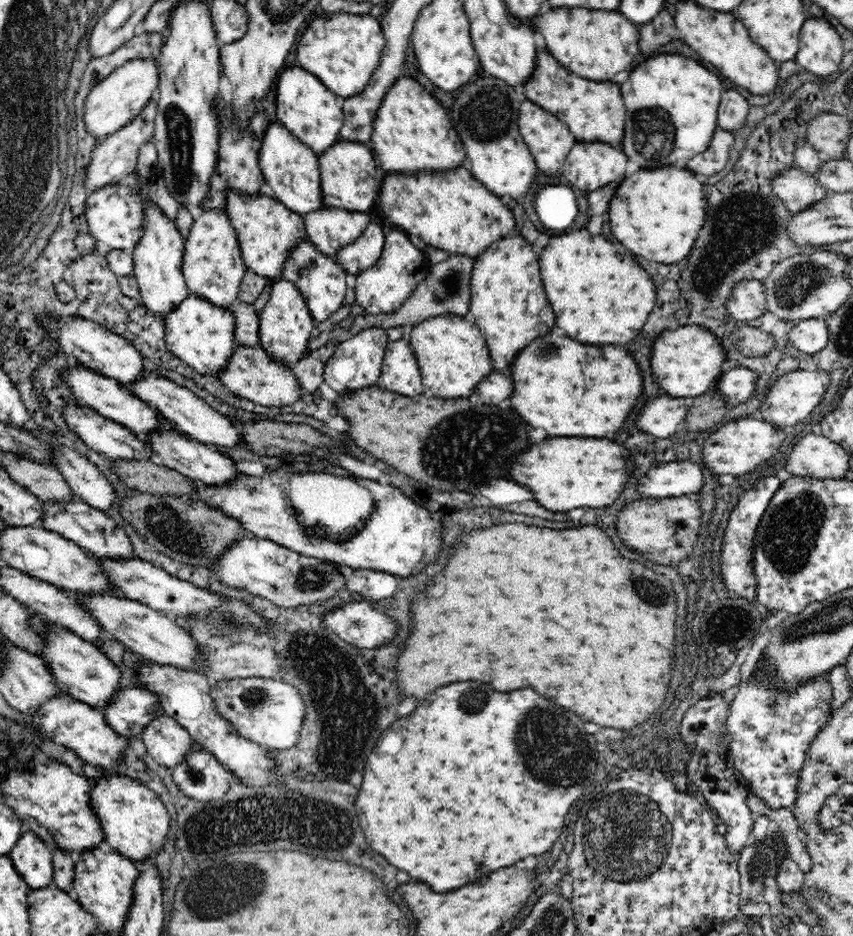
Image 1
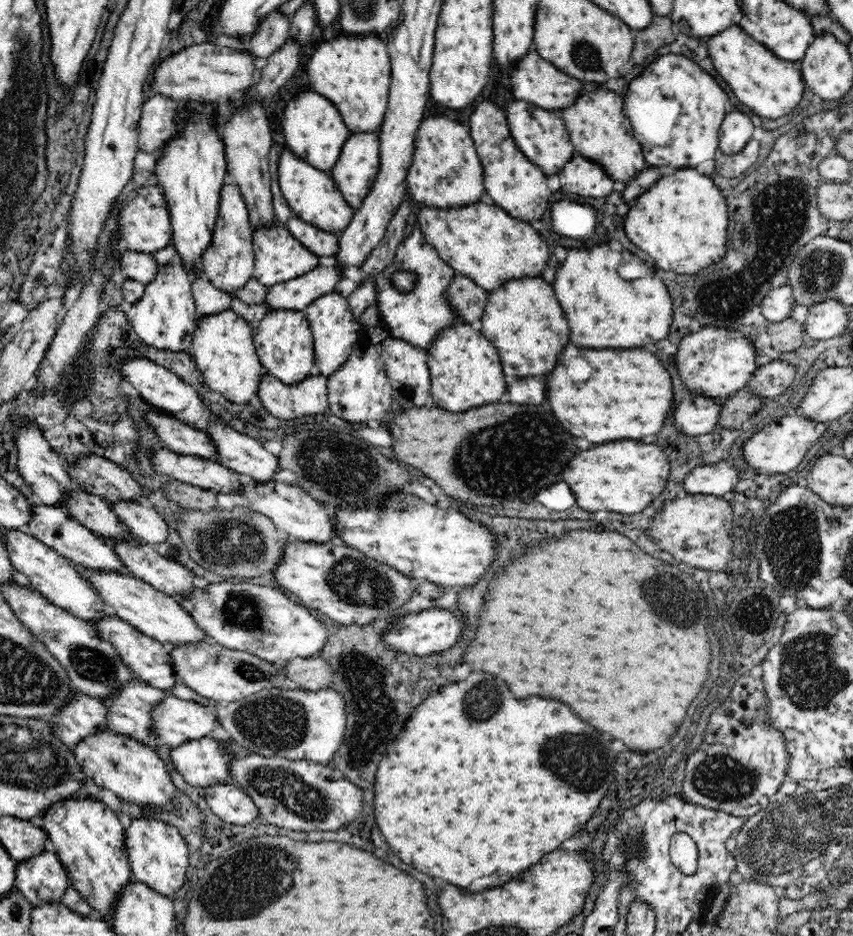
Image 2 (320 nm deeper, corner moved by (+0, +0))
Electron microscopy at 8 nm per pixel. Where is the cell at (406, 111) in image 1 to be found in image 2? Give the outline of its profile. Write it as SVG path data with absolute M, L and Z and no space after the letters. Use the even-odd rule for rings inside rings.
M444 116L427 117L421 121L414 138L412 162L407 169L406 188L414 202L430 207L468 206L484 199L482 163L469 127Z

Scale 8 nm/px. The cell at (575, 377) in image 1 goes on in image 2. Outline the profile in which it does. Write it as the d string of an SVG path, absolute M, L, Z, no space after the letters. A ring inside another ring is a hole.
M568 344L560 354L560 360L552 374L548 376L548 406L558 418L558 422L574 436L586 438L594 444L614 442L614 440L640 440L644 436L654 436L664 428L674 402L674 388L670 374L662 362L646 350L586 350Z

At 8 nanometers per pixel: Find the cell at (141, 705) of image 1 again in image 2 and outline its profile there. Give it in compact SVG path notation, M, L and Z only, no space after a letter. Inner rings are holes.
M166 695L152 710L154 742L172 749L180 747L188 740L208 737L219 719L199 703L182 700L174 695Z

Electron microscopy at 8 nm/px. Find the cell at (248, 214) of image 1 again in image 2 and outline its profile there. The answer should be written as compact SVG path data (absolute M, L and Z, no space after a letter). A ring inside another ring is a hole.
M275 221L270 226L256 228L253 230L252 236L255 255L253 277L264 286L271 287L299 278L319 266L319 258L294 239L284 223Z

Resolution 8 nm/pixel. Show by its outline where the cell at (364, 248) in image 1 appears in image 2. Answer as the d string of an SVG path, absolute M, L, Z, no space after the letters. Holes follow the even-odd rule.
M338 265L318 266L310 273L269 287L265 303L269 311L305 309L322 295L332 293L334 286L344 277Z

